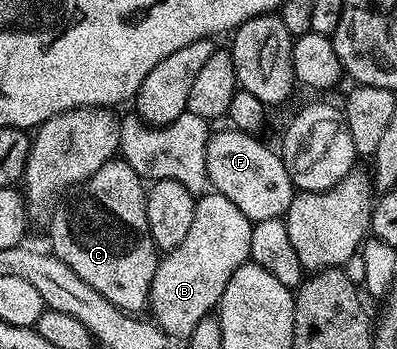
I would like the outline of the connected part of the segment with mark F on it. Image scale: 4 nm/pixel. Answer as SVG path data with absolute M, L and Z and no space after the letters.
M217 129L206 148L206 172L211 189L226 196L226 200L235 204L242 211L242 216L252 222L283 218L292 203L294 187L281 155L275 149L272 151L266 143L259 142L251 133L227 129Z

